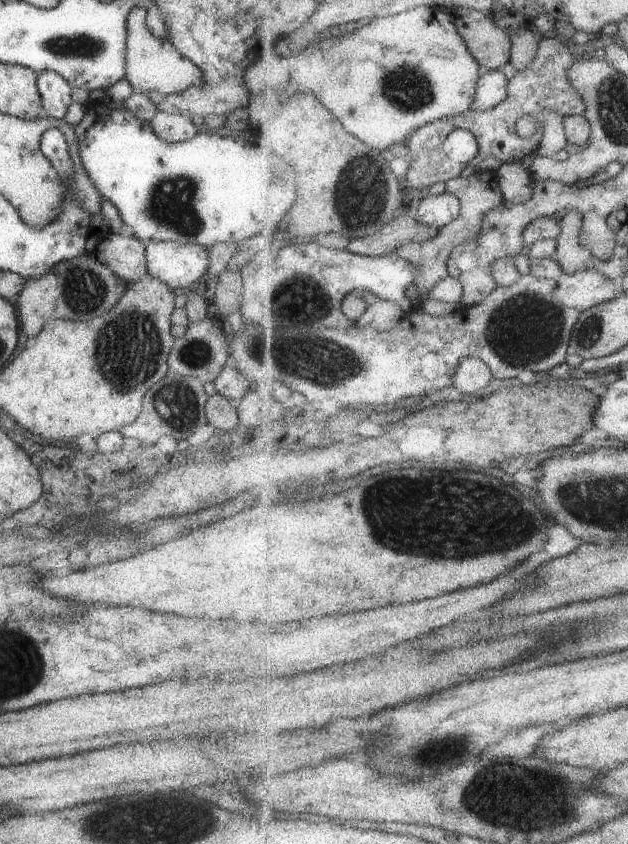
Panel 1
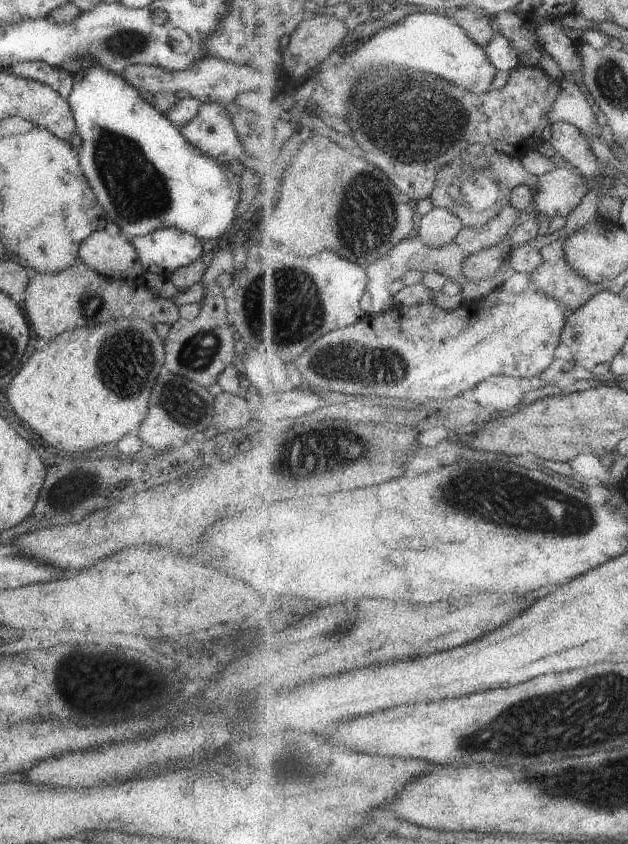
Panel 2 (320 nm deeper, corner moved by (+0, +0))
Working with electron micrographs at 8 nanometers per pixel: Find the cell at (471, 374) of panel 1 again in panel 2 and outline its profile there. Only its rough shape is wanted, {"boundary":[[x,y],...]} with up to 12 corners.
{"boundary":[[520,378],[485,380],[473,398],[497,414],[522,407]]}

